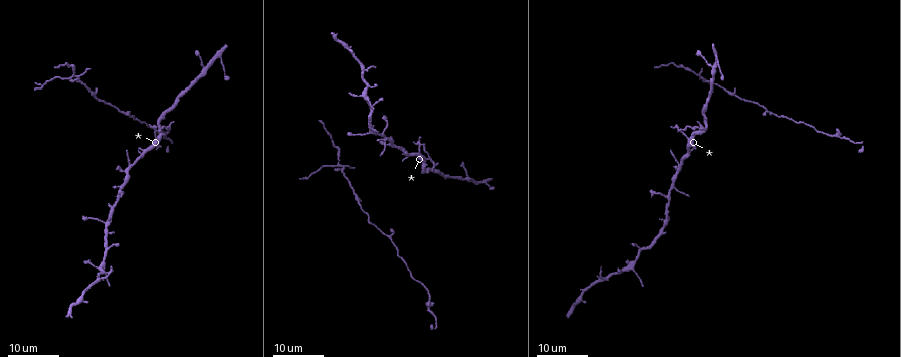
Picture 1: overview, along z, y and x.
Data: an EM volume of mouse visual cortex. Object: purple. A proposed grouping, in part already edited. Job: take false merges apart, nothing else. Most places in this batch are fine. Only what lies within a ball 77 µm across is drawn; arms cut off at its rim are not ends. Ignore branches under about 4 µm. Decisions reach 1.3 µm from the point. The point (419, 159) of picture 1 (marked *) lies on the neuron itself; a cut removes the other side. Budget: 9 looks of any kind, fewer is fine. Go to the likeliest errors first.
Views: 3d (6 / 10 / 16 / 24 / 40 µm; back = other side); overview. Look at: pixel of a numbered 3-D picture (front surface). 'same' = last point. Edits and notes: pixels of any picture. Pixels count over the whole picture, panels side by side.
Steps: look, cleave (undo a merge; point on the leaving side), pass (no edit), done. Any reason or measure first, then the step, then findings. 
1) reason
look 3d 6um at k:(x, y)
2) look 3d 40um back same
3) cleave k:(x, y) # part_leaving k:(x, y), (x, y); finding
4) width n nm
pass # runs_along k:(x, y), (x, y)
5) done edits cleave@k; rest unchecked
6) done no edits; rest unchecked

look 3d 16um at 1:(73, 75)

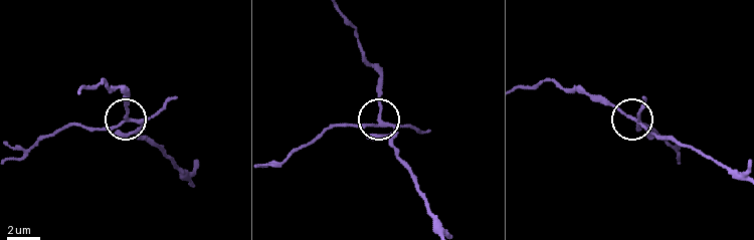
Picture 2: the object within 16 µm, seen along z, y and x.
zoom in
look 3d 10um at 2:(126, 117)

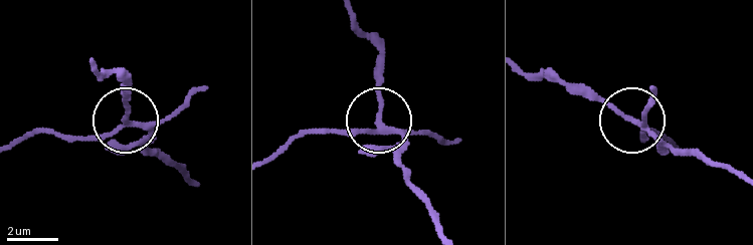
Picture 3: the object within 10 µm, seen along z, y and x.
width 180 nm
cleave 3:(176, 109) # part_leaving 3:(140, 125), (89, 137), (44, 131), (18, 137); two neurons meet here

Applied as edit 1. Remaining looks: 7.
look 3d 24um at 1:(367, 134)

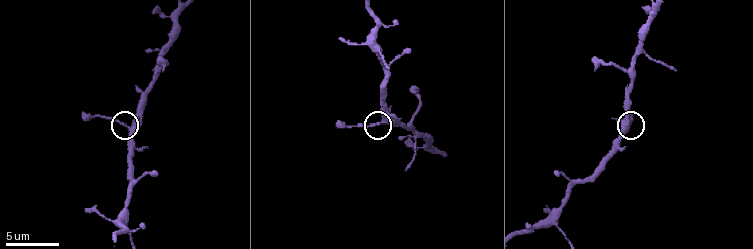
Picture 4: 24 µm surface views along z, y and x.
look 3d 10um at 4:(382, 123)

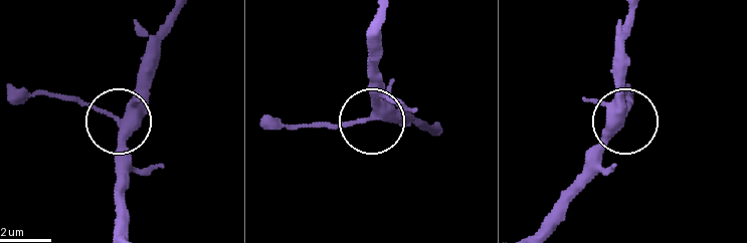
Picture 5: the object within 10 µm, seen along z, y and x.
width 340 nm
pass # runs_along 5:(180, 14), (150, 85), (126, 111), (113, 117), (63, 94); all the same neuron

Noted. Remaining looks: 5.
thin arm on a thick one
look 3d 24um at 1:(204, 69)

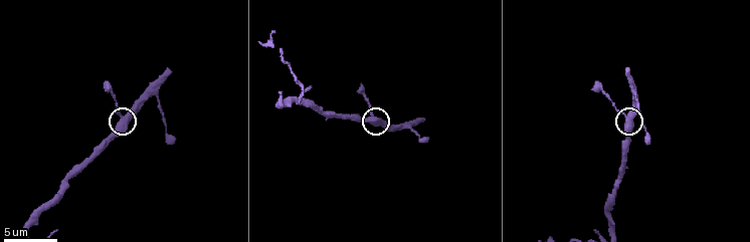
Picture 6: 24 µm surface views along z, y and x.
look 3d 6um at 6:(125, 119)

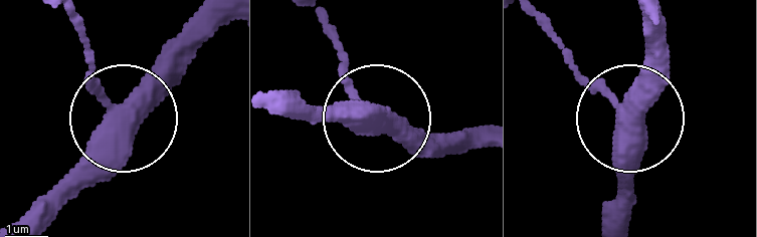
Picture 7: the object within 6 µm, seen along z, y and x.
side_arm 5 um
pass # runs_along 7:(19, 221), (121, 113), (77, 30); continuous, no second neuron

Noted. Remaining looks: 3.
look 3d 16um at 1:(769, 113)

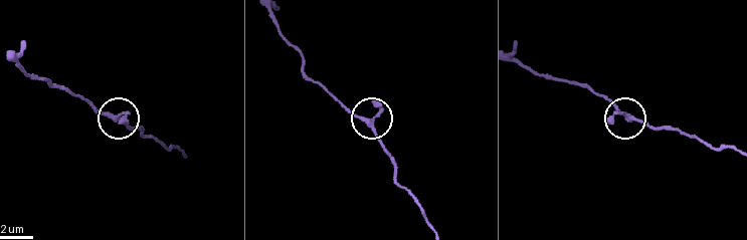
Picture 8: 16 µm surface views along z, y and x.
look 3d 6um at 8:(363, 119)

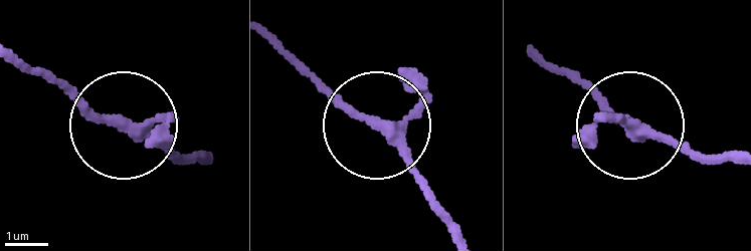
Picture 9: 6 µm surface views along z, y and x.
arms 3
pass # one neuron here

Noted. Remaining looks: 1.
done edits cleave@3; rest unchecked

